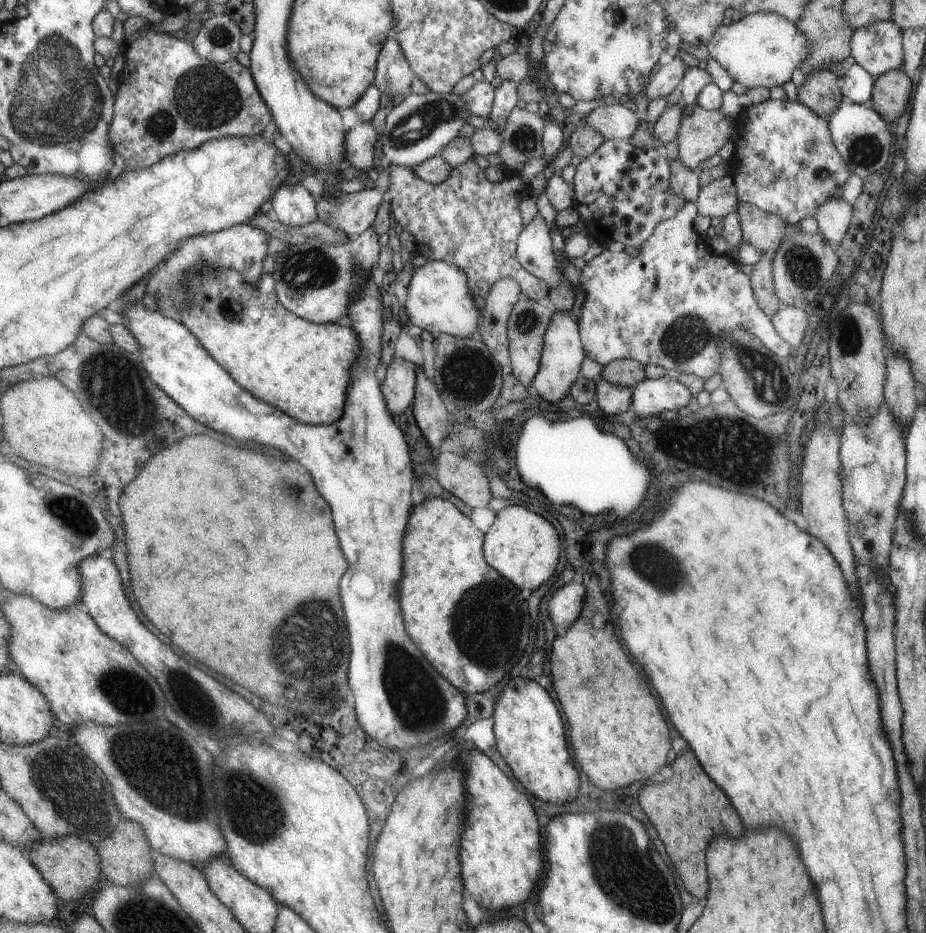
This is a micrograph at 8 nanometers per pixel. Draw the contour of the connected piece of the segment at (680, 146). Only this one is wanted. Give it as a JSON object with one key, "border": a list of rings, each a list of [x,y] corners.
{"border":[[[696,103],[682,106],[675,138],[677,158],[685,168],[695,168],[699,162],[713,156],[727,142],[727,136],[733,136],[733,126],[720,109],[705,110]]]}

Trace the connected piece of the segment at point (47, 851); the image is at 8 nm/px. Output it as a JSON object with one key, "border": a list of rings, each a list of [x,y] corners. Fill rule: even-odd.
{"border":[[[61,836],[61,838],[44,838],[41,844],[35,844],[28,850],[32,861],[41,874],[52,885],[55,892],[65,900],[79,900],[85,892],[93,892],[100,887],[103,880],[101,862],[103,862],[97,845],[78,836]]]}

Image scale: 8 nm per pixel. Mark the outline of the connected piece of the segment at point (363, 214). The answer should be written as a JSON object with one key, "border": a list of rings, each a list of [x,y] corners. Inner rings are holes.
{"border":[[[381,160],[374,189],[362,189],[353,193],[327,196],[322,193],[316,202],[317,221],[343,231],[352,238],[372,226],[381,199],[389,188],[390,164]]]}

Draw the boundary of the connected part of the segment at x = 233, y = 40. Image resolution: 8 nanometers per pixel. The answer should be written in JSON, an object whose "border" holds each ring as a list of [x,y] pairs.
{"border":[[[227,13],[213,15],[201,21],[192,41],[192,47],[205,60],[214,64],[223,64],[239,52],[241,29]]]}

